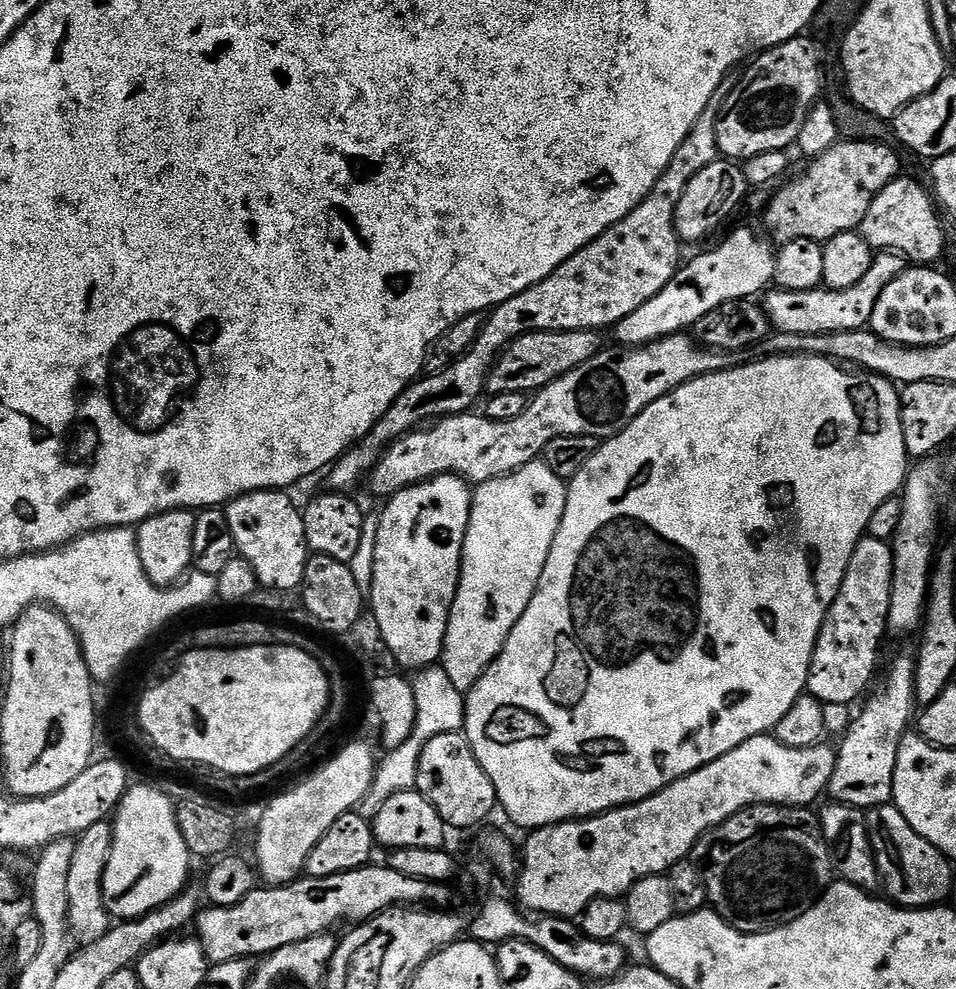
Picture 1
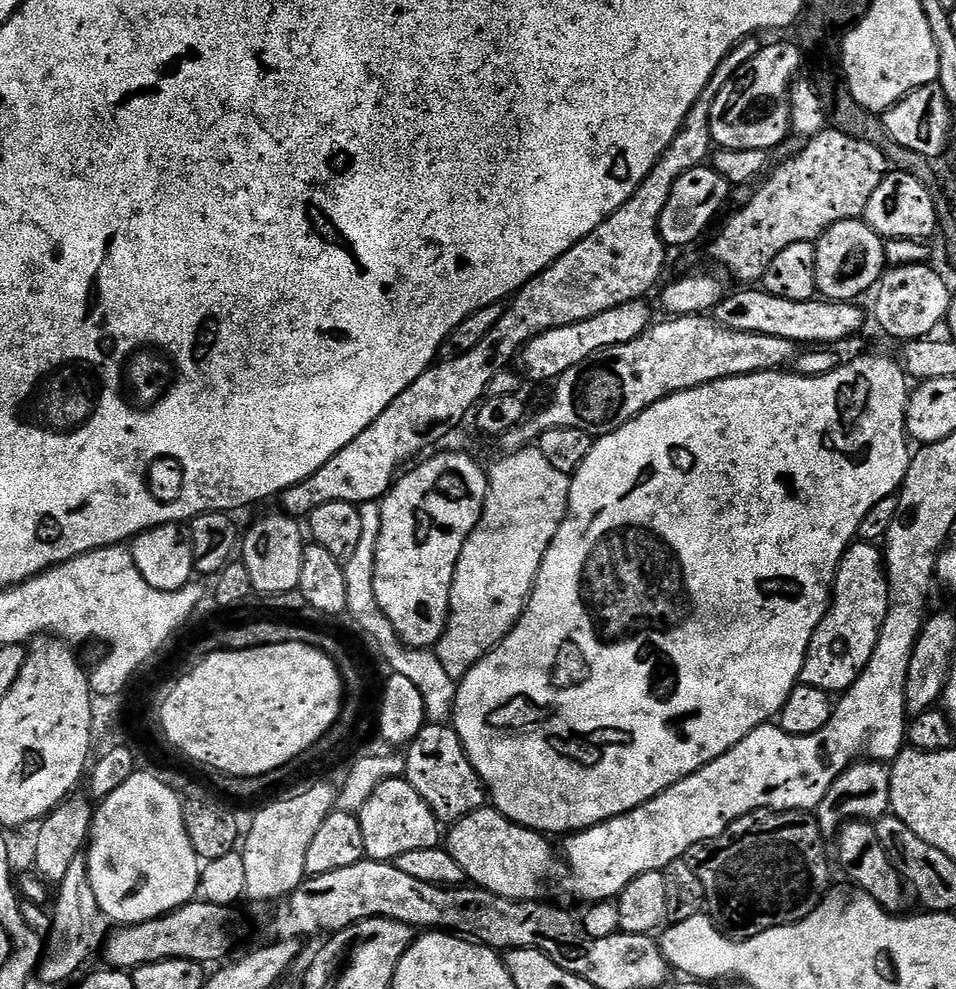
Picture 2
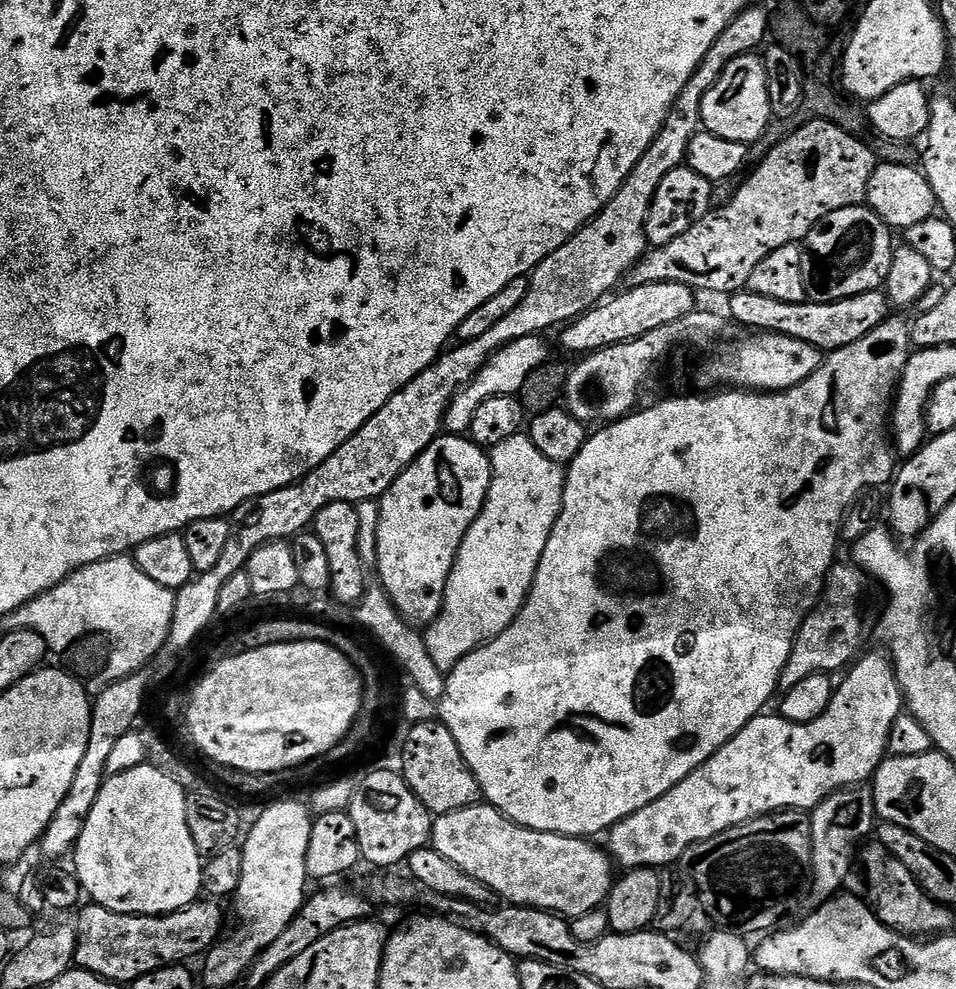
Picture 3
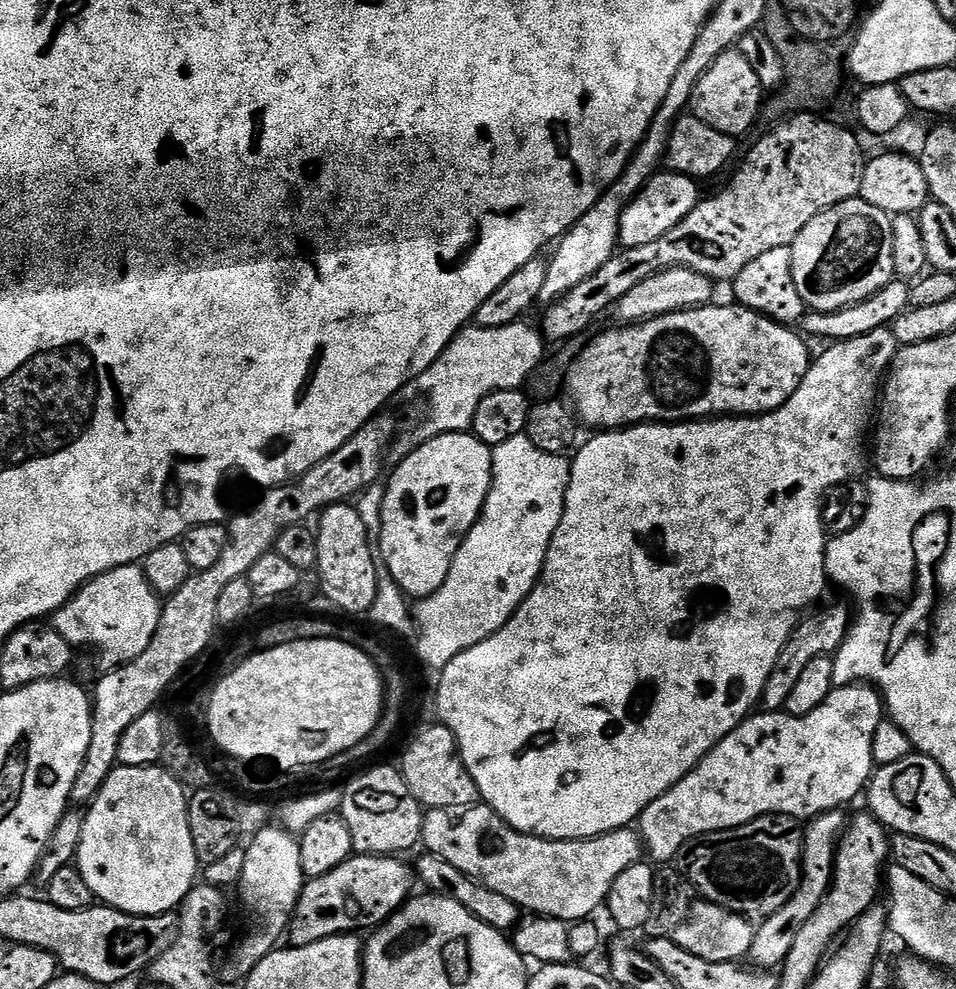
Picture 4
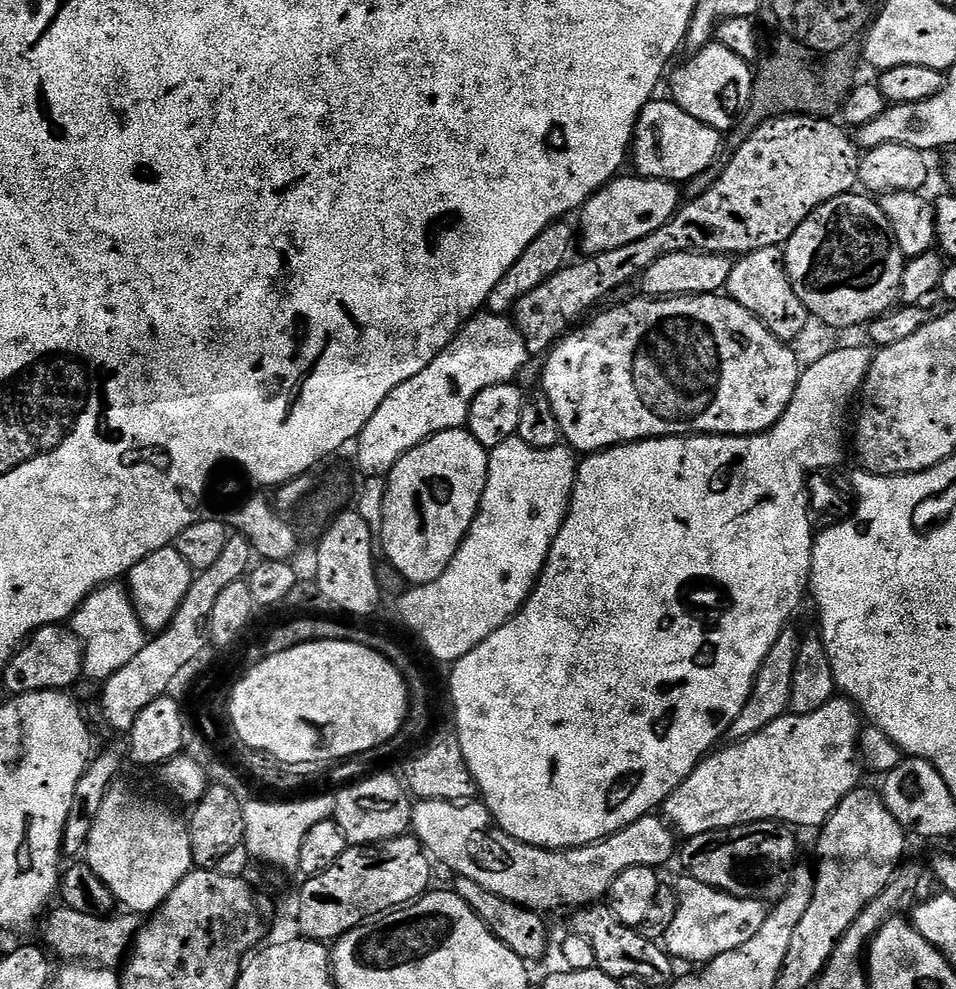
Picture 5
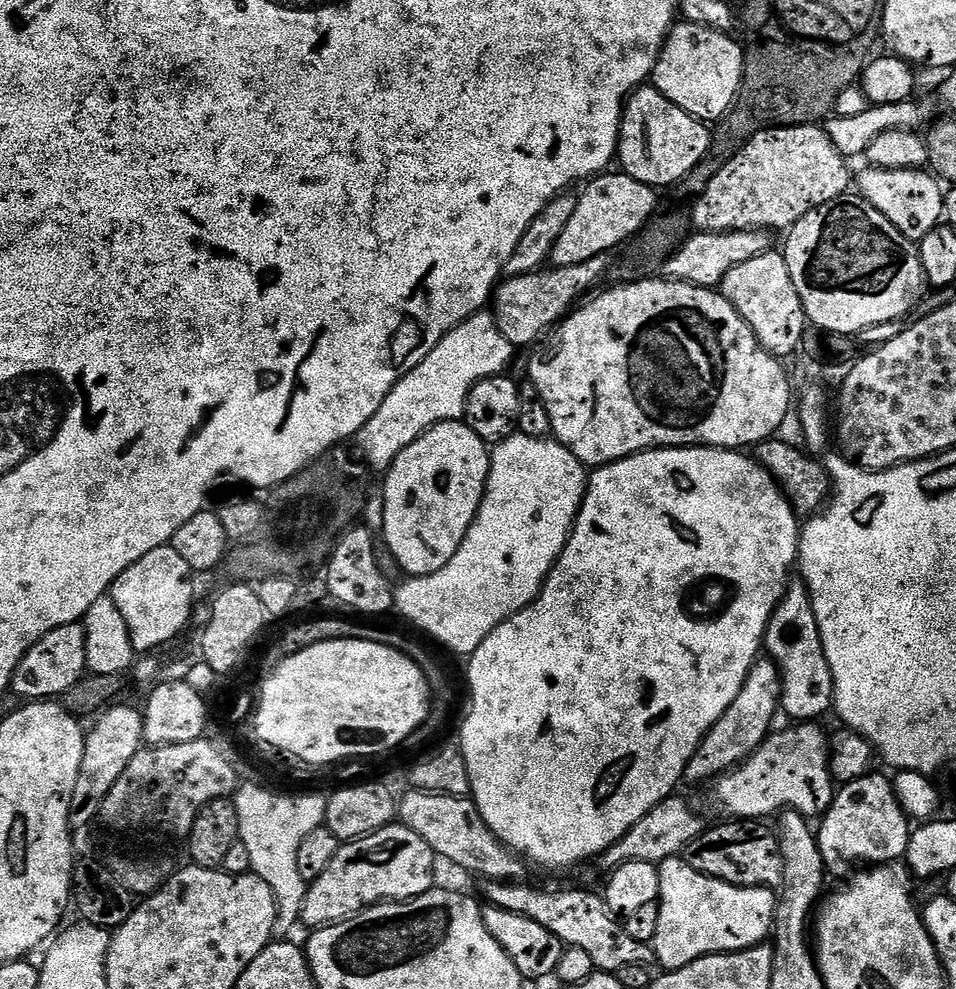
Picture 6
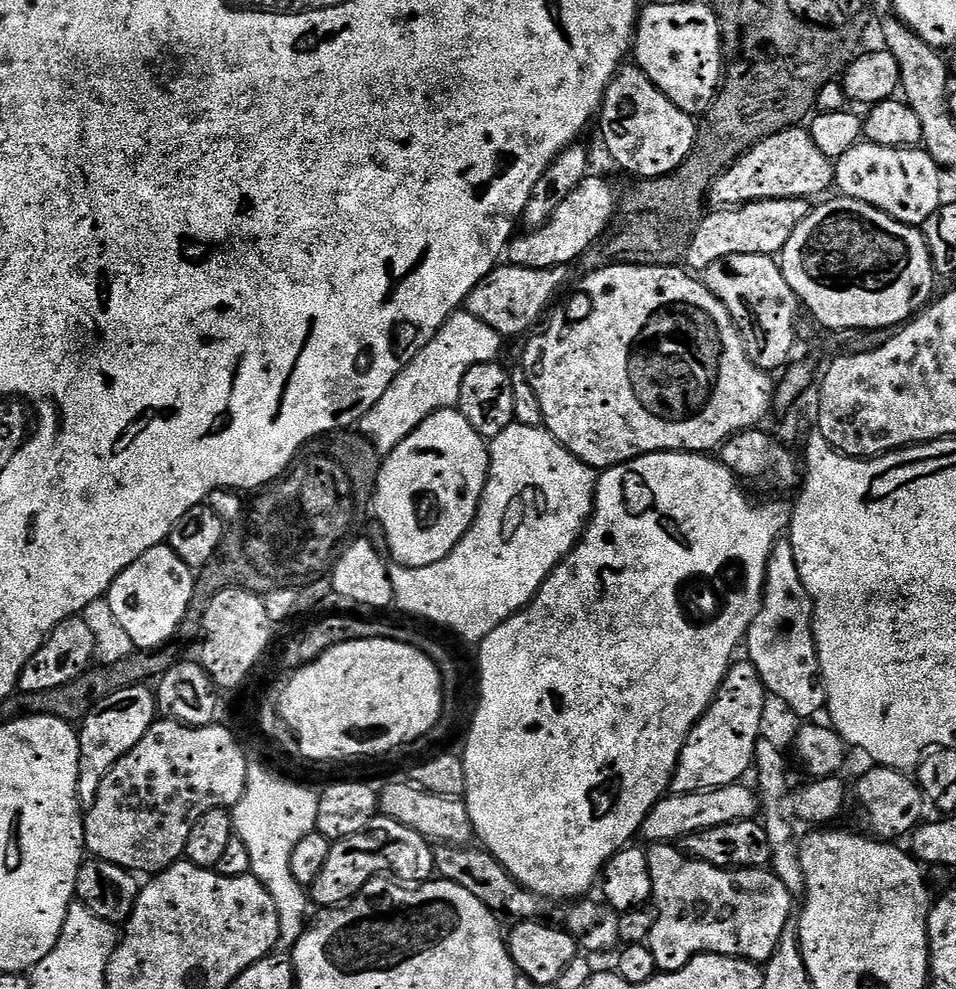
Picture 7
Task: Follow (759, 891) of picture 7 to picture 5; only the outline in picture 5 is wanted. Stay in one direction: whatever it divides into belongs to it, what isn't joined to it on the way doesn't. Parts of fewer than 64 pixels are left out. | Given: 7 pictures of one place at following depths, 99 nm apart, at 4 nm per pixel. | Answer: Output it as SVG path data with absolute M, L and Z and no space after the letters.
M684 874L681 877L674 882L679 910L674 916L673 925L662 938L665 951L673 959L705 964L715 957L737 949L745 942L750 942L750 939L762 930L770 911L765 901L740 899L706 886L690 875Z

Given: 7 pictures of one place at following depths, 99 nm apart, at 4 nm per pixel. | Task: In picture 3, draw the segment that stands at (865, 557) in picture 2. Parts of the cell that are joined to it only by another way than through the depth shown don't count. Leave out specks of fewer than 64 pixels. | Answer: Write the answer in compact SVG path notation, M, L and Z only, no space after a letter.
M837 562L832 565L828 577L824 579L824 591L820 603L812 609L802 622L802 626L794 638L790 658L780 675L779 687L781 689L787 690L798 686L798 682L802 682L811 676L843 673L861 655L862 647L860 648L860 643L864 640L864 612L860 607L863 606L864 595L868 592L868 580L870 581L869 573L865 572L855 562L849 562L849 564Z

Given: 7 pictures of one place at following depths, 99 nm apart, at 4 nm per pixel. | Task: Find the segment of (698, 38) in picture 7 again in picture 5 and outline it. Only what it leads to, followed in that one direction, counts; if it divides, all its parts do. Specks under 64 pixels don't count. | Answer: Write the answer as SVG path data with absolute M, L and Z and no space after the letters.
M718 42L706 45L687 58L689 60L681 68L671 69L671 99L676 101L679 108L686 110L686 114L698 118L698 122L717 128L722 134L731 132L752 97L753 69L745 60L738 58L738 54L726 50L726 46Z

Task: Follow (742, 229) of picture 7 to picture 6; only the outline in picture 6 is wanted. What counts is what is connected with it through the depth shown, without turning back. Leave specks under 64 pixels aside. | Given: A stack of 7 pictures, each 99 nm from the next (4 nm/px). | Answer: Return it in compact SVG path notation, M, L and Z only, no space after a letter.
M767 231L750 232L701 232L689 235L676 253L664 263L663 275L670 280L684 280L699 288L715 289L726 278L734 266L750 262L750 258L761 256L773 247Z

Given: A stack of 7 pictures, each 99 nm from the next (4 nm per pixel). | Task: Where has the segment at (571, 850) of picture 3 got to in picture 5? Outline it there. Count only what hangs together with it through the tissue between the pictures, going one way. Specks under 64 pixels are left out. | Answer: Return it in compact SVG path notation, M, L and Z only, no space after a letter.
M416 800L412 805L410 832L429 857L433 861L441 860L452 874L470 878L470 882L478 882L490 894L498 894L541 914L549 914L555 908L575 910L603 901L608 887L622 870L630 870L630 866L660 870L678 852L677 833L667 820L656 814L638 818L638 822L630 822L630 826L596 844L557 850L518 842L496 827L483 802L451 804L445 800Z

